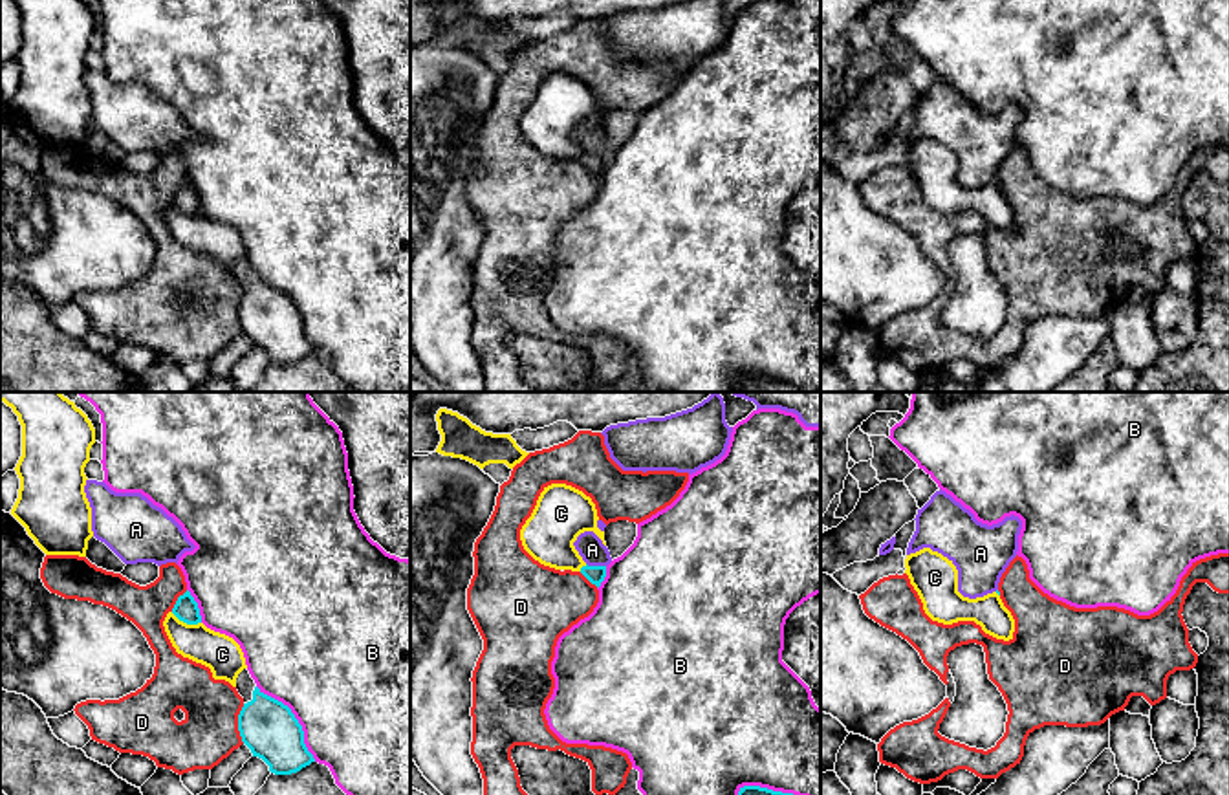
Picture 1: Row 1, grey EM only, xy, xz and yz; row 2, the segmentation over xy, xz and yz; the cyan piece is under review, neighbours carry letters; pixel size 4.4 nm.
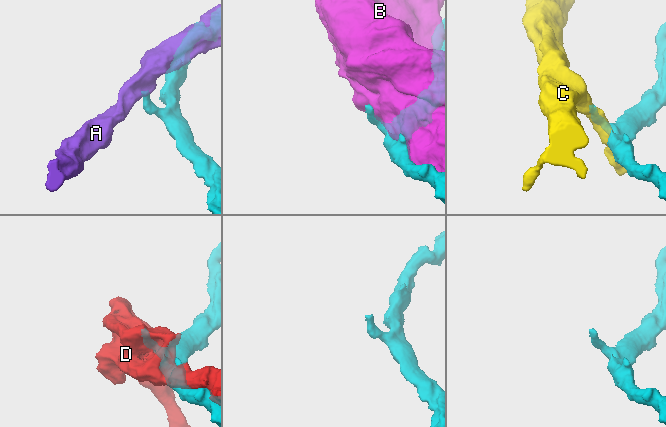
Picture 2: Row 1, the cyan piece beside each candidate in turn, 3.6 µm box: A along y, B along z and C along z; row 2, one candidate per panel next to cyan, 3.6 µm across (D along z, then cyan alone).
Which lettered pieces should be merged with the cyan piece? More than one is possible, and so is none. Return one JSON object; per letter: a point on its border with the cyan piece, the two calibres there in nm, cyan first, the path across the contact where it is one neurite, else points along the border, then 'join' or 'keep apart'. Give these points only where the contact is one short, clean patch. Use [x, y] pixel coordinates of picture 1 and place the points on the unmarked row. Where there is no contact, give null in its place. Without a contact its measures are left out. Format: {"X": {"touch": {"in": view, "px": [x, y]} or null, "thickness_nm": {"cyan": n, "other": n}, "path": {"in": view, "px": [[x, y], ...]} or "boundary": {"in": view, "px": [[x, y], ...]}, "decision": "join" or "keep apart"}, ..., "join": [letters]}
{"A": {"touch": {"in": "xz", "px": [596, 156]}, "thickness_nm": {"cyan": 80, "other": 120}, "boundary": {"in": "xz", "px": [[587, 152], [605, 156]]}, "decision": "keep apart"}, "B": {"touch": {"in": "xy", "px": [295, 308]}, "thickness_nm": {"cyan": 240, "other": 500}, "decision": "keep apart"}, "C": {"touch": {"in": "xy", "px": [185, 211]}, "thickness_nm": {"cyan": 110, "other": 170}, "decision": "keep apart"}, "D": {"touch": {"in": "xy", "px": [239, 314]}, "thickness_nm": {"cyan": 240, "other": 260}, "decision": "keep apart"}, "join": []}

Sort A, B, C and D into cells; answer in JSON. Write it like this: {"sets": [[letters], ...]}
{"sets": [["A"], ["B"], ["C"], ["D"]]}

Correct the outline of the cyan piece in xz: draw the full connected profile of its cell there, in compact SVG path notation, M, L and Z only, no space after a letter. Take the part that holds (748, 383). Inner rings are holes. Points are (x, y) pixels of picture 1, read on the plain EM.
M744 376L738 381L738 392L819 392L793 383L773 381L760 376Z

